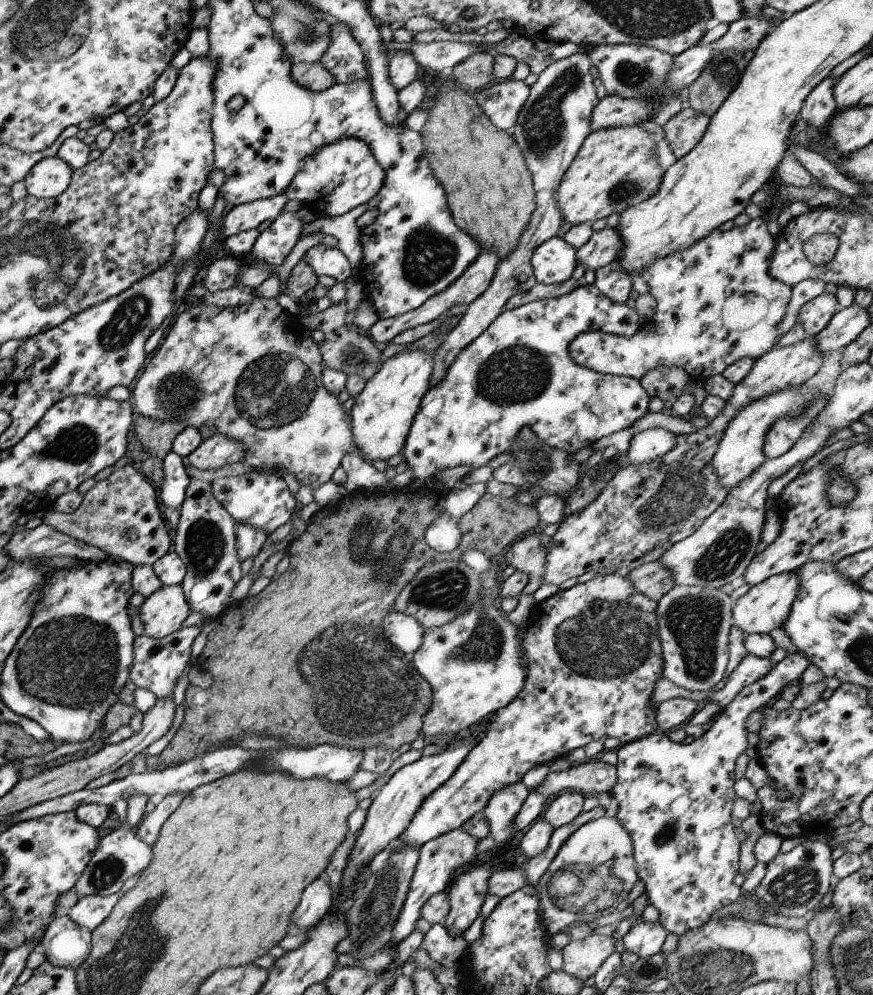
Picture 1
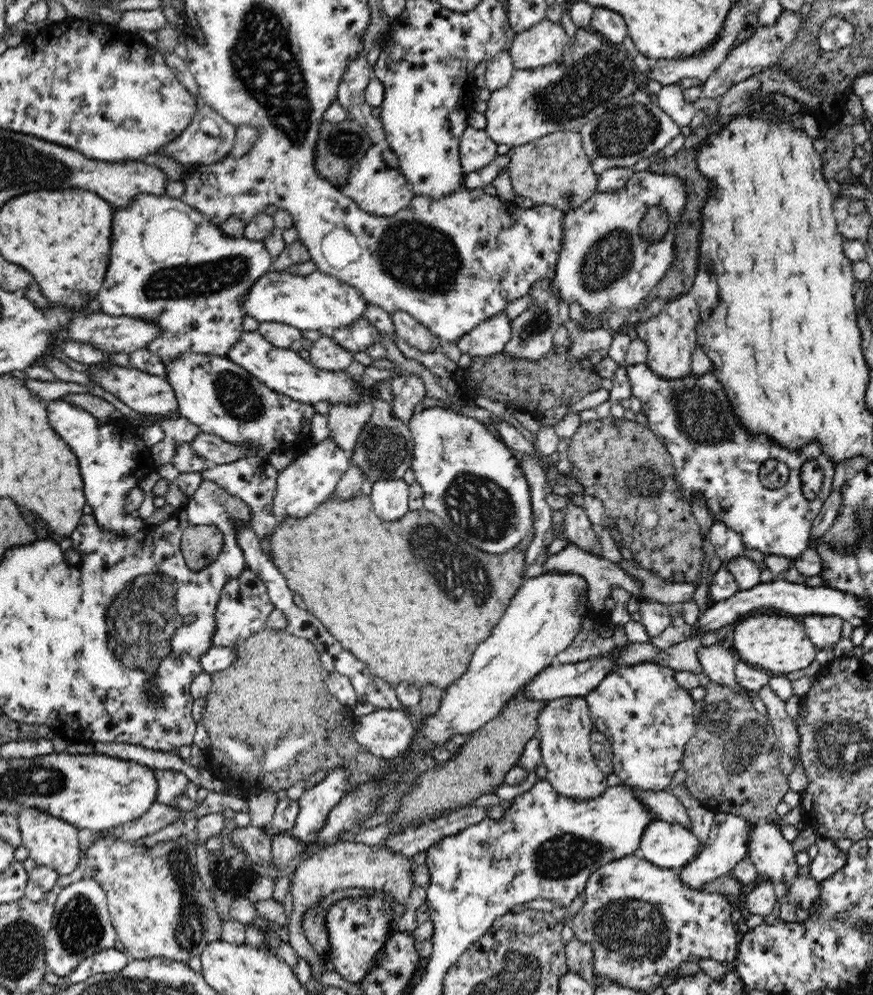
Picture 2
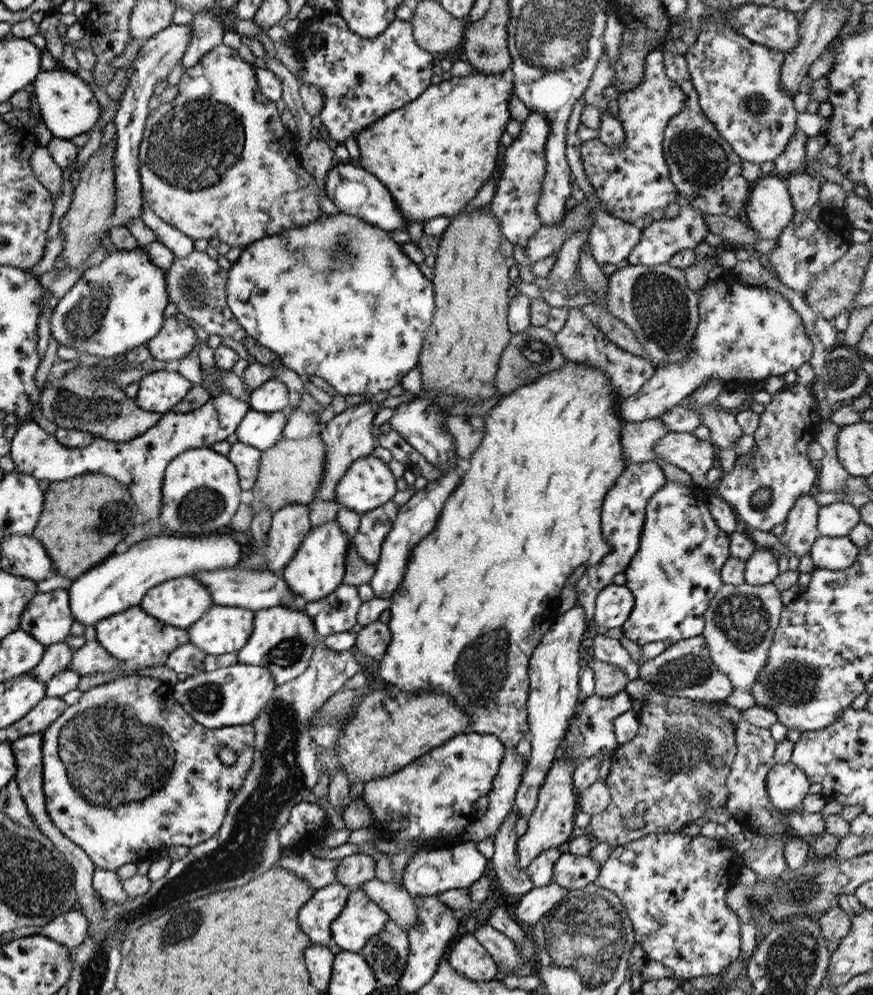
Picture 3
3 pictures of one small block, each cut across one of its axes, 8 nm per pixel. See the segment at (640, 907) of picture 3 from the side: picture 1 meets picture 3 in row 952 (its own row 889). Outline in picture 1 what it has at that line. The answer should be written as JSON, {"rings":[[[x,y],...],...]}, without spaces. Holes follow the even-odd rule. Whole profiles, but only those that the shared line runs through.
{"rings":[[[799,651],[795,653],[786,653],[781,661],[777,662],[771,667],[771,670],[763,678],[757,679],[749,686],[743,687],[734,697],[733,700],[716,714],[711,720],[708,729],[689,744],[674,743],[669,740],[668,735],[658,733],[651,733],[649,735],[642,736],[637,740],[628,742],[627,744],[621,744],[615,749],[616,753],[616,781],[615,785],[611,788],[610,794],[617,801],[617,812],[614,818],[616,818],[621,826],[625,829],[625,832],[630,836],[632,840],[632,857],[634,865],[636,866],[636,873],[639,880],[643,881],[644,891],[647,896],[647,904],[652,904],[657,910],[659,924],[665,929],[668,934],[680,934],[687,933],[688,930],[696,929],[698,926],[704,925],[705,922],[711,918],[712,914],[722,906],[731,904],[735,899],[741,898],[740,887],[733,884],[731,880],[737,874],[737,856],[739,856],[739,840],[733,832],[733,826],[731,825],[731,805],[735,800],[735,793],[733,790],[733,770],[735,770],[735,758],[748,746],[746,741],[747,731],[744,728],[745,718],[753,710],[761,710],[765,706],[770,704],[778,698],[780,690],[786,684],[791,681],[799,681],[801,672],[811,664],[810,660]]]}

